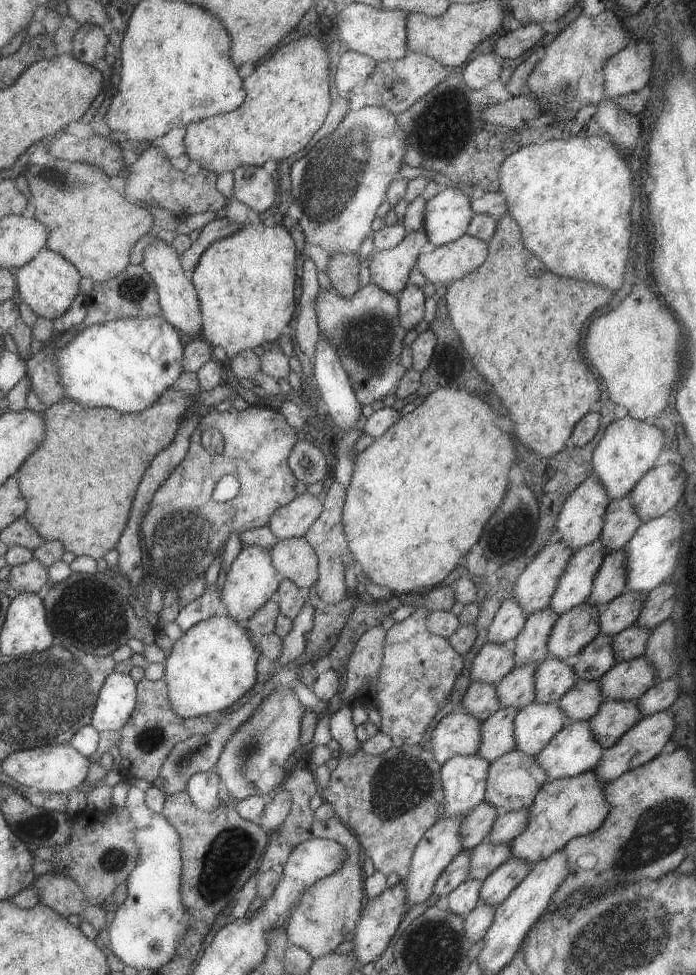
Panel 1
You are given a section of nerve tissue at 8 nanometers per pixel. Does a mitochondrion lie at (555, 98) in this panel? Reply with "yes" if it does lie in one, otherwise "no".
yes

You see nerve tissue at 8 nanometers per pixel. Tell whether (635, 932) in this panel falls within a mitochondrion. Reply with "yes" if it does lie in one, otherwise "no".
yes

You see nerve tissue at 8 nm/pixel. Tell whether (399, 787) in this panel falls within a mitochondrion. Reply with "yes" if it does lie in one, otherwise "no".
yes

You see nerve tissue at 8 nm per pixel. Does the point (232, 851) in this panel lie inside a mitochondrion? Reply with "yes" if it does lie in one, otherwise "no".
yes

